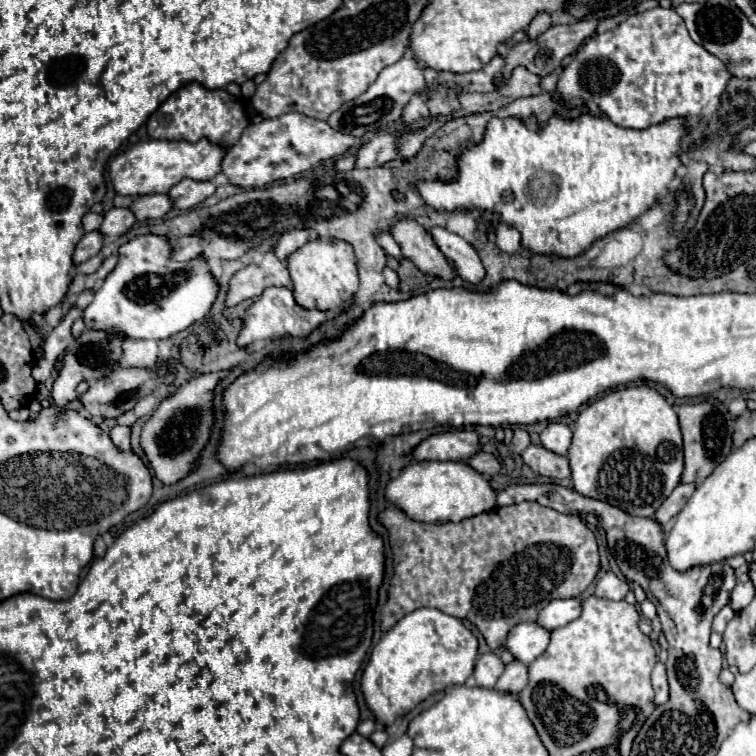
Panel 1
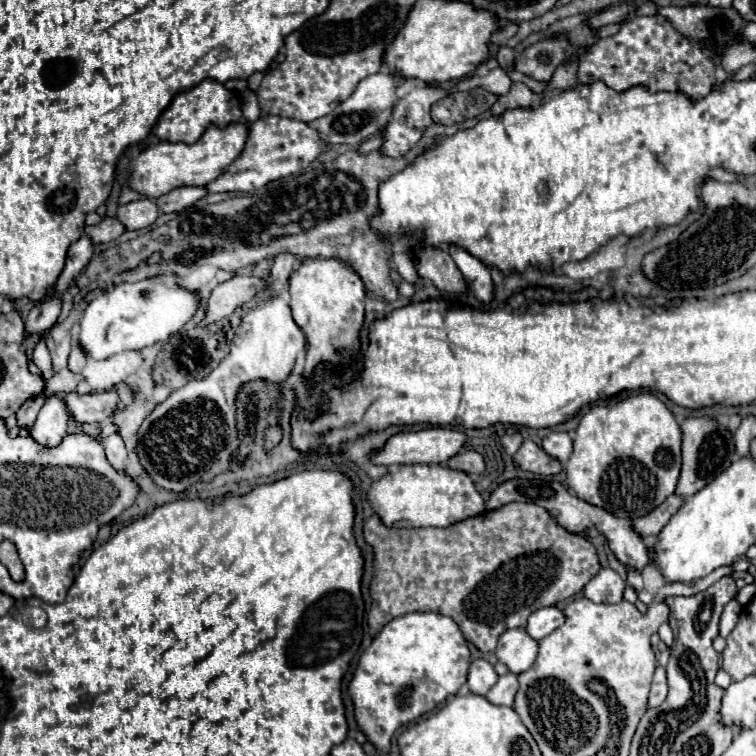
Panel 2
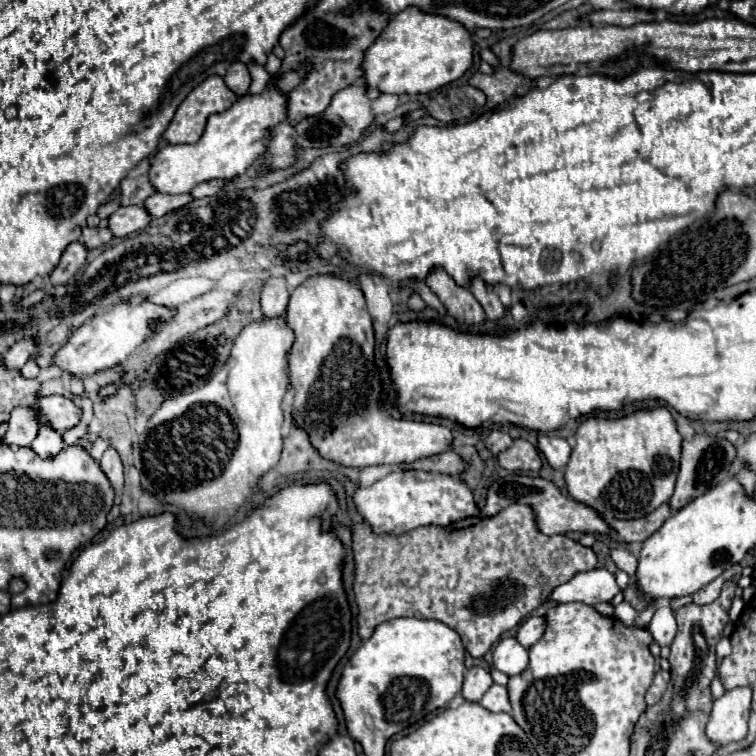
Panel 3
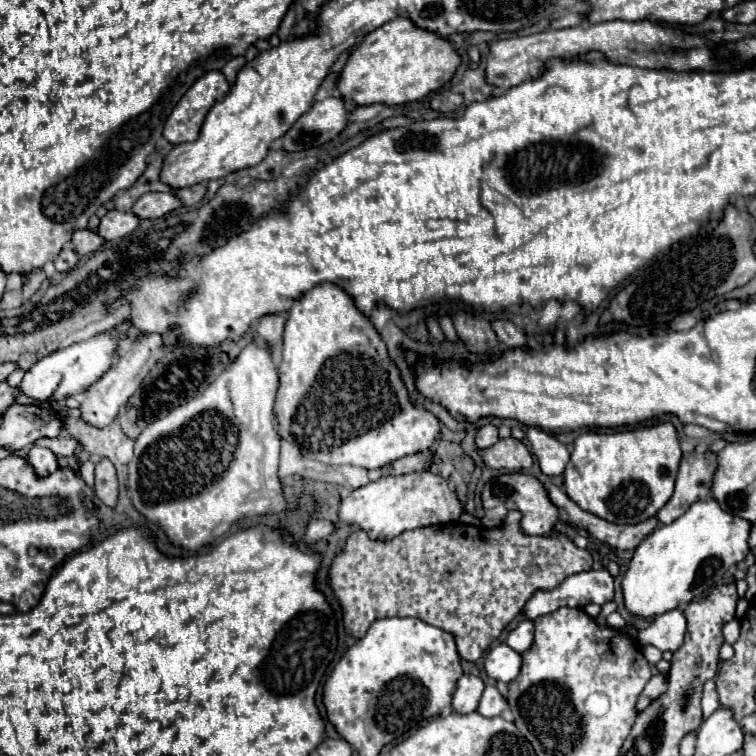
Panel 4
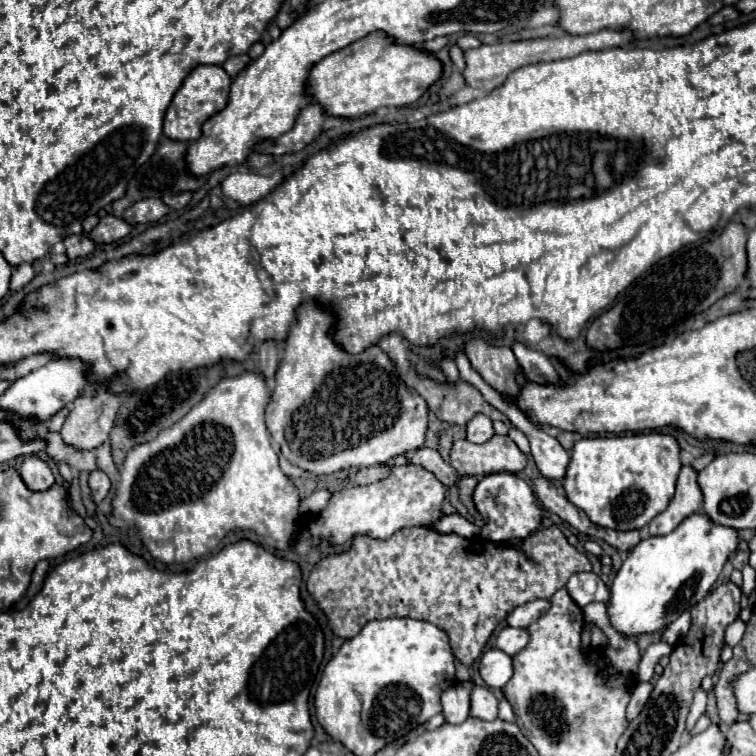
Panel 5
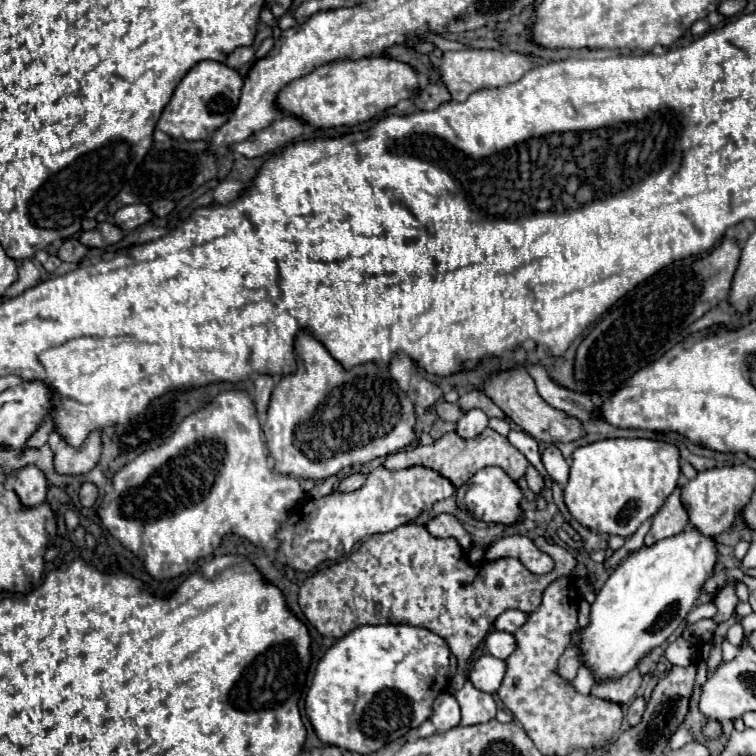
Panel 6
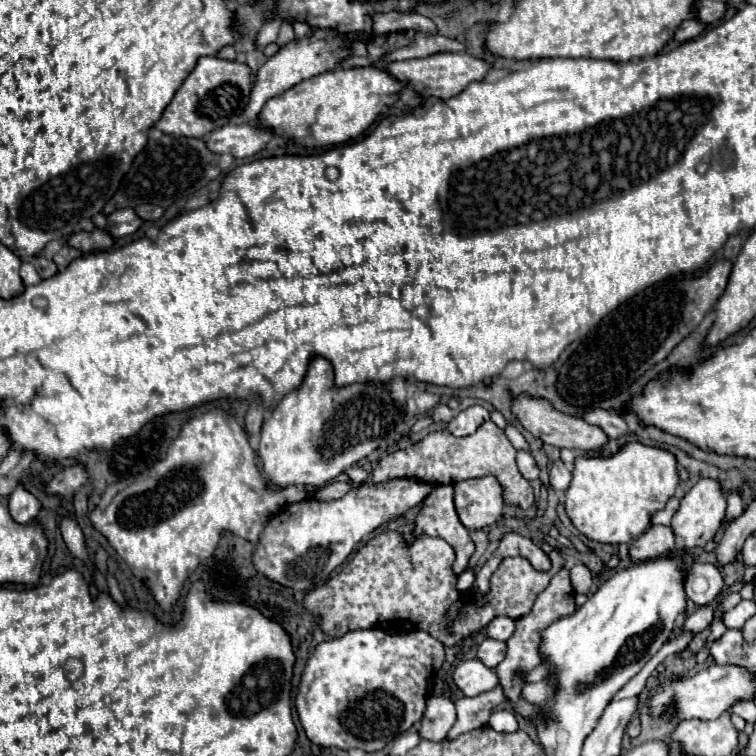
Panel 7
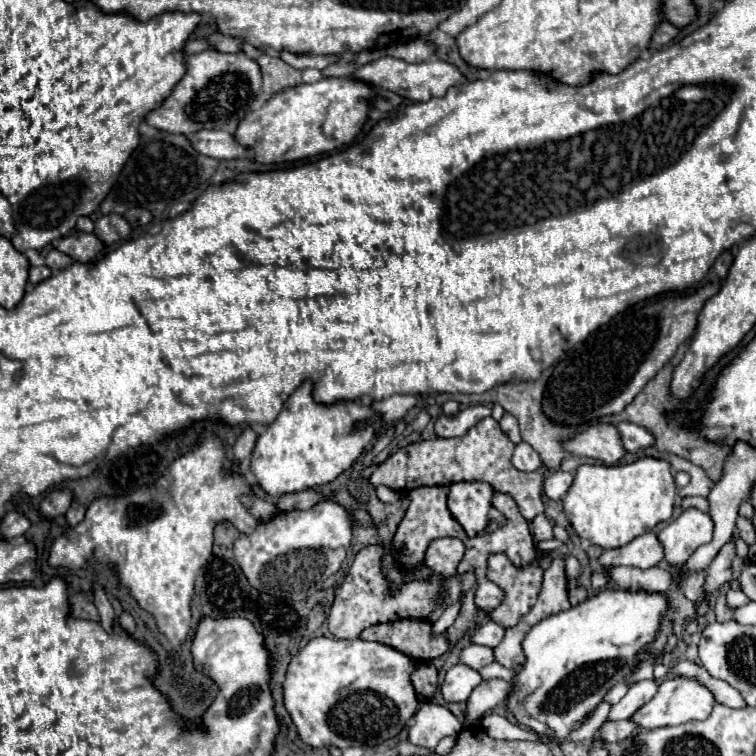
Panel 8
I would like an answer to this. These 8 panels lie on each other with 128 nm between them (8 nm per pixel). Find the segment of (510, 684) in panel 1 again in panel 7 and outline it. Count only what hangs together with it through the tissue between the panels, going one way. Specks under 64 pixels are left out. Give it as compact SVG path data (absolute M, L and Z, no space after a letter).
M500 684L496 688L492 688L492 690L488 690L488 692L478 694L478 696L456 700L458 720L452 726L452 730L448 732L446 740L456 740L464 732L482 728L488 722L488 718L494 712L494 708L500 706L502 702L508 702L508 696L504 694Z

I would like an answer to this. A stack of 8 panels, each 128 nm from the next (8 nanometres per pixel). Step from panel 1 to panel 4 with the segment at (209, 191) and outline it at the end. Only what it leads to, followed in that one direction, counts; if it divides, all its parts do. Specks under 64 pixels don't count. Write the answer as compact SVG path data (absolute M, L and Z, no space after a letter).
M150 192L144 194L142 198L138 198L138 202L132 206L132 214L136 214L140 220L154 220L160 218L176 208L180 208L180 200L176 200L174 192L168 194L158 194L158 192Z

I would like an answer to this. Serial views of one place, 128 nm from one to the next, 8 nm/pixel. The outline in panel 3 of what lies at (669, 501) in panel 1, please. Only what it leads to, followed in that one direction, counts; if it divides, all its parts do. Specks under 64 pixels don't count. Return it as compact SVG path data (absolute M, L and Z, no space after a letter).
M662 504L660 508L656 508L652 514L638 518L638 520L610 520L608 526L612 532L618 534L620 540L624 542L644 542L648 536L652 536L652 532L656 532L662 522L670 516L670 508L668 504Z

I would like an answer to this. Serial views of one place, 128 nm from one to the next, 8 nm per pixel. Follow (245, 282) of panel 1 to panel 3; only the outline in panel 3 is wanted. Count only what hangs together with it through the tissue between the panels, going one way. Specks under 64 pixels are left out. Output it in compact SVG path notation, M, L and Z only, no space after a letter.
M214 290L214 292L208 292L208 294L200 296L200 298L196 298L196 300L190 300L188 304L176 304L176 308L174 308L172 304L168 304L166 307L174 310L174 316L172 316L170 320L166 320L166 322L154 322L154 320L148 322L148 326L150 326L150 330L152 330L152 336L146 340L146 344L142 346L140 352L136 350L128 360L124 360L124 362L120 364L120 366L122 366L122 376L120 376L120 380L102 386L102 388L100 388L100 396L102 396L102 398L114 396L114 394L118 392L118 388L122 388L122 386L132 384L134 380L138 380L162 352L170 350L170 348L176 348L176 344L180 344L180 342L182 342L184 338L188 338L188 336L191 337L192 332L196 332L196 330L200 330L200 328L204 328L204 326L208 326L208 324L218 322L222 316L226 316L228 306L230 306L232 300L234 300L234 294L222 292L222 290Z

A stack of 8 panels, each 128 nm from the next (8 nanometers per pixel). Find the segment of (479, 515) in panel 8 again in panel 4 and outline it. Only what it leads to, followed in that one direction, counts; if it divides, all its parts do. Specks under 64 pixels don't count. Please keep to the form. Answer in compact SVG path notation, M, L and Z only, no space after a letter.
M500 474L492 480L486 482L484 490L482 490L482 508L484 508L484 518L482 524L484 528L500 528L504 524L504 518L510 510L518 510L522 512L522 520L520 520L520 530L524 534L550 534L554 524L558 522L558 508L548 500L548 494L544 490L544 486L530 474Z

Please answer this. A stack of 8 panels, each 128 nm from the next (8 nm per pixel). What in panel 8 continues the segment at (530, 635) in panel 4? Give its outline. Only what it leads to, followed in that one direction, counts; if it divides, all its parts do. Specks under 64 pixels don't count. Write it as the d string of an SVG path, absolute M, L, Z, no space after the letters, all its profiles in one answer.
M470 644L460 652L460 664L466 664L474 670L480 670L482 666L492 664L492 662L494 662L492 650L484 648L484 646L478 646L478 644Z

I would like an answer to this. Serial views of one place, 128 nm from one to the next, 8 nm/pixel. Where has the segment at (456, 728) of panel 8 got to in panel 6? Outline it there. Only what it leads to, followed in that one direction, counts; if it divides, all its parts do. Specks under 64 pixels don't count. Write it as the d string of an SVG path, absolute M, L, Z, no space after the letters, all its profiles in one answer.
M442 692L434 704L432 704L432 716L430 722L434 724L436 732L446 732L454 728L460 722L460 706L456 704L456 698L448 692Z

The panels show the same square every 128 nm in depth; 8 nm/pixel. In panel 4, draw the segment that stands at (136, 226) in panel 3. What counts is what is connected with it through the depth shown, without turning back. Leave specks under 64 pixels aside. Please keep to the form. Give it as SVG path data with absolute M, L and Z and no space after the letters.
M110 210L98 226L98 234L104 240L116 240L122 236L128 236L136 230L136 226L140 224L140 218L132 216L132 212L118 212L118 210Z

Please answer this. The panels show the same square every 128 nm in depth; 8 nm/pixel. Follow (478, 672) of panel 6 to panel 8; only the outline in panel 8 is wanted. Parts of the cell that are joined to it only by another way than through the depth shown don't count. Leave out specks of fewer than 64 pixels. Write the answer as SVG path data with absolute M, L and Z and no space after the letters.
M456 664L446 672L444 682L440 684L440 696L446 702L456 702L456 704L466 702L472 688L476 688L476 684L480 684L480 680L482 680L482 676L476 670L464 666L464 664Z

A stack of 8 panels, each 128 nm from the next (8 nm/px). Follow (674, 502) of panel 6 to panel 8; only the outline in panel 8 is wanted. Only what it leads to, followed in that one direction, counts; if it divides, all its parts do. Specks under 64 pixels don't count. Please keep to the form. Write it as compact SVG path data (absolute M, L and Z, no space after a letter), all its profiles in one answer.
M642 534L626 546L620 546L614 550L604 550L598 558L598 564L602 568L634 566L634 568L646 570L646 568L660 564L662 556L664 556L664 552L660 548L656 534Z

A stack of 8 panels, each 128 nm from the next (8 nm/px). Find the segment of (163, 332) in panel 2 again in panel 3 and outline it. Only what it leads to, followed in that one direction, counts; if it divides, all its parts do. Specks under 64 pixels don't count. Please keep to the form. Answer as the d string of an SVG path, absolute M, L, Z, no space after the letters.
M144 300L138 306L130 306L128 302L118 302L112 306L110 312L94 316L88 324L80 326L68 338L68 342L54 354L52 364L76 378L114 368L120 362L124 362L132 352L136 352L136 348L140 348L140 344L144 344L144 340L148 338L148 320L150 318L168 320L168 316L172 316L170 308L150 304L148 300Z

